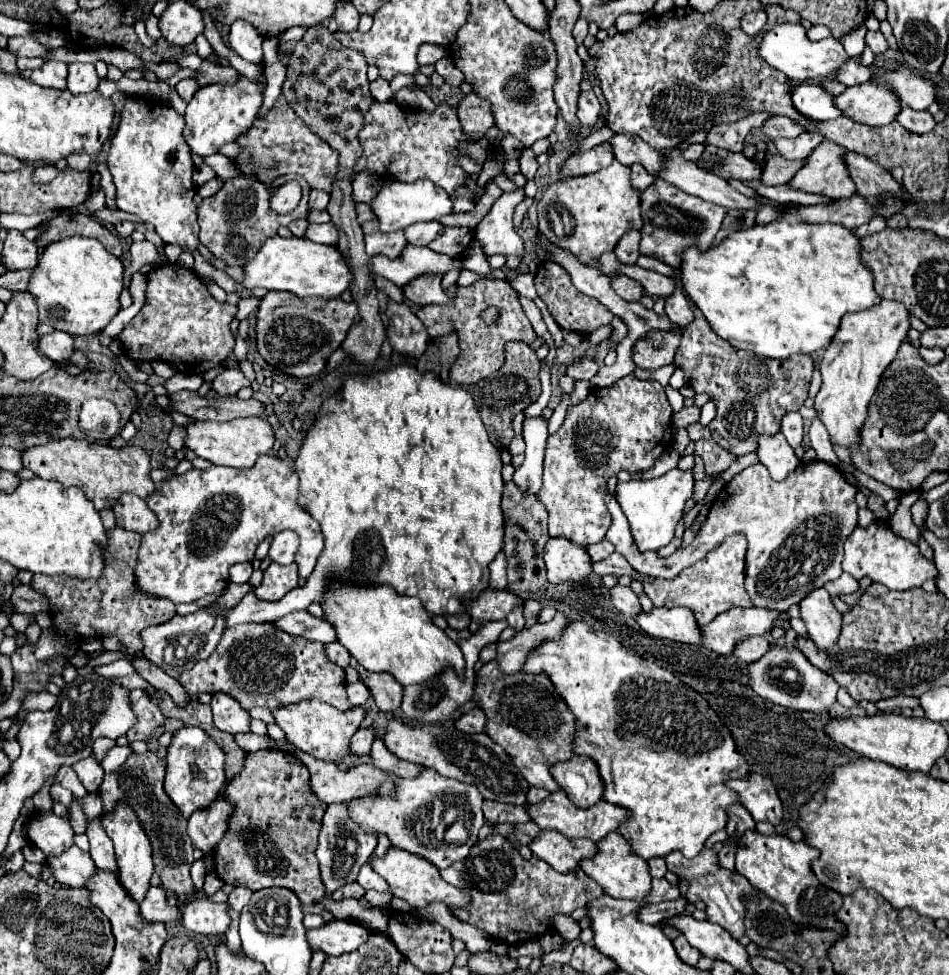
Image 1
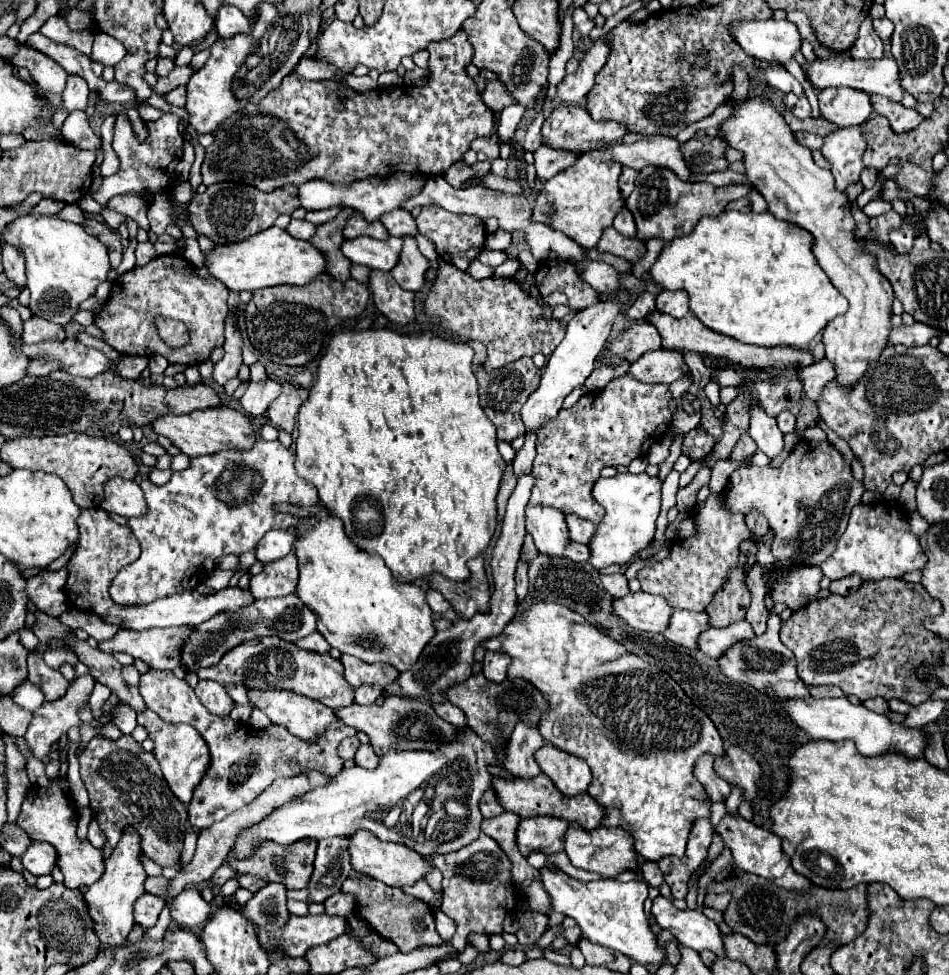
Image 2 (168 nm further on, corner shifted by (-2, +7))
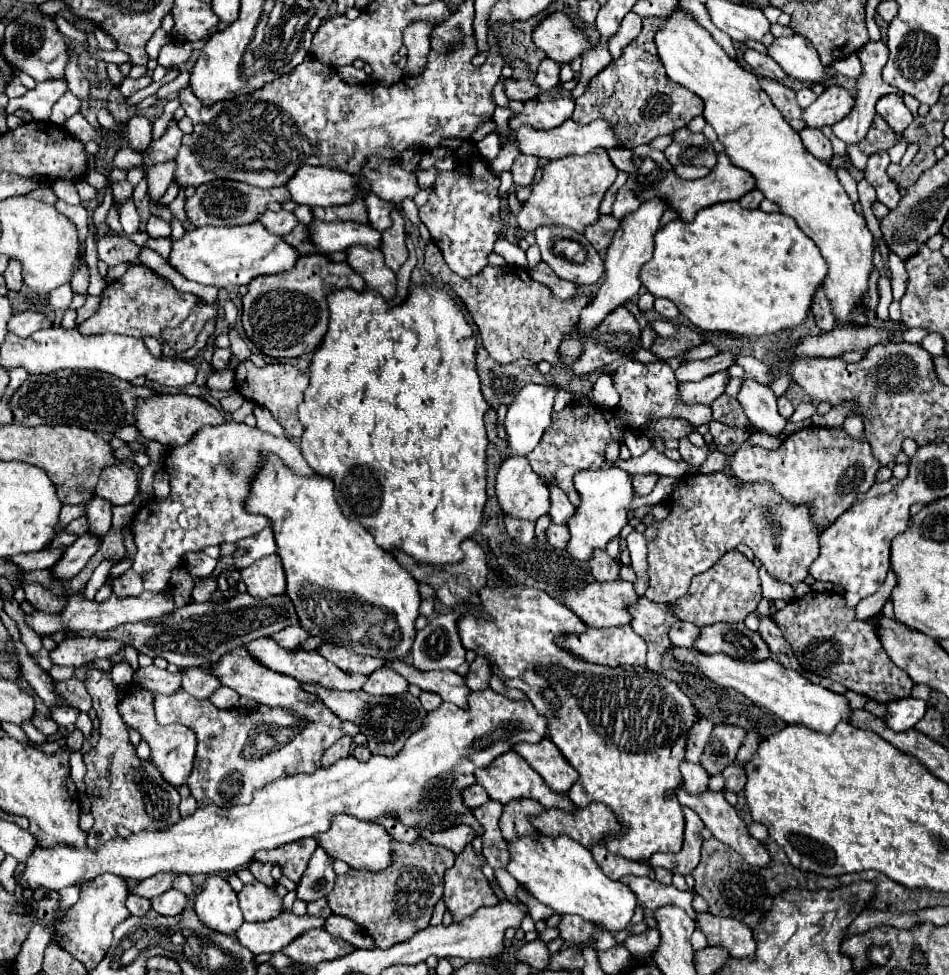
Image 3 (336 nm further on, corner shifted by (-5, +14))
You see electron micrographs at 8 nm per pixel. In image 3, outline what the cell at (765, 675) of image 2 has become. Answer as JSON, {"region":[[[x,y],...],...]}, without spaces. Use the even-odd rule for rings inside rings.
{"region":[[[714,623],[700,629],[700,639],[694,645],[700,653],[724,653],[736,661],[766,661],[770,649],[760,633],[750,631],[744,623]]]}

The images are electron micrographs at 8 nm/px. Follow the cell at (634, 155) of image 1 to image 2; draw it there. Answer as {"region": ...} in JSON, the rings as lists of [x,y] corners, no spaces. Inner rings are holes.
{"region":[[[559,106],[551,110],[541,128],[541,144],[551,148],[593,150],[619,140],[627,128],[613,122],[595,122],[581,106]]]}

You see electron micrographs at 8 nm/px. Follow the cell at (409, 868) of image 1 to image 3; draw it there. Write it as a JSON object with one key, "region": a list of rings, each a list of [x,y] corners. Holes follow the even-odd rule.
{"region":[[[338,815],[332,819],[332,827],[326,833],[316,835],[316,839],[334,859],[346,861],[352,869],[384,871],[388,869],[388,865],[392,865],[392,841],[394,839],[378,823],[366,823],[352,815]]]}

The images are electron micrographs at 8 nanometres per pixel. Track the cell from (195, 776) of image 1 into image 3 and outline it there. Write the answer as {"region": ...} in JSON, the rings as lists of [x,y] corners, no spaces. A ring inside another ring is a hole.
{"region":[[[132,685],[130,693],[118,703],[118,709],[120,709],[120,715],[122,715],[124,723],[128,727],[136,729],[142,735],[142,739],[150,745],[150,749],[152,749],[150,759],[162,771],[164,779],[174,787],[182,787],[182,785],[186,785],[188,773],[192,771],[192,761],[194,761],[194,755],[196,755],[196,735],[192,735],[190,729],[184,727],[184,725],[162,727],[154,717],[154,705],[152,703],[154,701],[152,701],[150,691]]]}

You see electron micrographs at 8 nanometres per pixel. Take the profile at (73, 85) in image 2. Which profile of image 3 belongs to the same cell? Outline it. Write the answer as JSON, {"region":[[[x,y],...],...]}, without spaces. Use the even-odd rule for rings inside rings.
{"region":[[[68,89],[68,91],[56,101],[56,105],[52,107],[50,121],[56,123],[56,125],[64,125],[64,121],[66,121],[68,117],[72,117],[74,113],[78,113],[78,107],[80,107],[78,97],[72,95],[72,91]]]}

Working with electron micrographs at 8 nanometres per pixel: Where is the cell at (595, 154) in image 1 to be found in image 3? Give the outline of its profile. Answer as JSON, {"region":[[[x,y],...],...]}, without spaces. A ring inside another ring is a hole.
{"region":[[[520,155],[512,165],[512,177],[516,185],[528,185],[534,179],[536,169],[540,167],[540,159],[532,155]]]}

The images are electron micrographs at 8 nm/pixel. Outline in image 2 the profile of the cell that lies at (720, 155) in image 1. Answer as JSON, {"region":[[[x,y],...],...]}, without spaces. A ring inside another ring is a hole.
{"region":[[[719,136],[693,138],[681,144],[681,152],[687,168],[691,172],[703,172],[703,174],[725,170],[729,166],[725,160],[725,150],[727,150],[727,144]]]}

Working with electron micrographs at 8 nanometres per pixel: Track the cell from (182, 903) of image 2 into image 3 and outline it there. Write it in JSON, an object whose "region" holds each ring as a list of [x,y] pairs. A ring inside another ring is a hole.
{"region":[[[170,889],[164,895],[152,899],[152,909],[160,915],[176,915],[176,913],[184,911],[186,901],[188,901],[188,897],[182,891]]]}

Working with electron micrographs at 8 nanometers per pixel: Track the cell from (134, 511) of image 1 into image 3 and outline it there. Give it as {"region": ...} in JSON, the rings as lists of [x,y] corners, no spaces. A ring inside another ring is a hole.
{"region":[[[124,463],[106,467],[96,485],[96,495],[112,505],[128,505],[138,495],[138,475]]]}

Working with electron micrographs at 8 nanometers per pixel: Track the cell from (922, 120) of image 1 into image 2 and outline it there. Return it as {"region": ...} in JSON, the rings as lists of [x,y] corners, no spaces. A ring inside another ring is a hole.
{"region":[[[879,94],[871,96],[871,106],[873,106],[875,114],[885,116],[889,120],[891,130],[897,134],[913,130],[923,120],[923,116],[919,112],[915,112],[913,108],[905,108],[903,104],[897,104],[895,100],[889,100]]]}

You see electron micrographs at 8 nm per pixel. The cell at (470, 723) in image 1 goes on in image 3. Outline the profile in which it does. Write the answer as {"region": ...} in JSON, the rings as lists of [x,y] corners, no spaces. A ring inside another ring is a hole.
{"region":[[[424,691],[424,693],[420,695],[420,701],[422,701],[422,705],[424,705],[426,711],[432,711],[432,709],[436,709],[436,707],[442,705],[440,695],[436,695],[436,693],[428,693],[428,691]]]}

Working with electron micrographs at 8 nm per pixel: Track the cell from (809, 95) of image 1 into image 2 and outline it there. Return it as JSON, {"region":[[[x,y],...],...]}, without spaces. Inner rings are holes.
{"region":[[[769,66],[769,68],[765,68],[765,70],[763,70],[763,78],[765,78],[765,82],[767,82],[771,88],[775,88],[775,90],[795,92],[799,98],[805,96],[801,84],[799,84],[785,68],[781,68],[781,66]]]}

